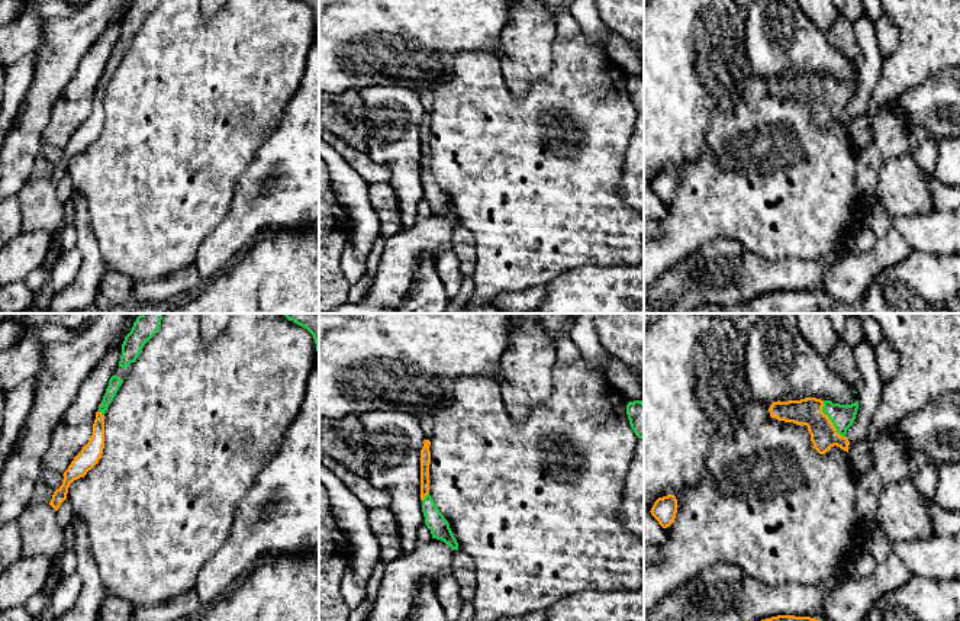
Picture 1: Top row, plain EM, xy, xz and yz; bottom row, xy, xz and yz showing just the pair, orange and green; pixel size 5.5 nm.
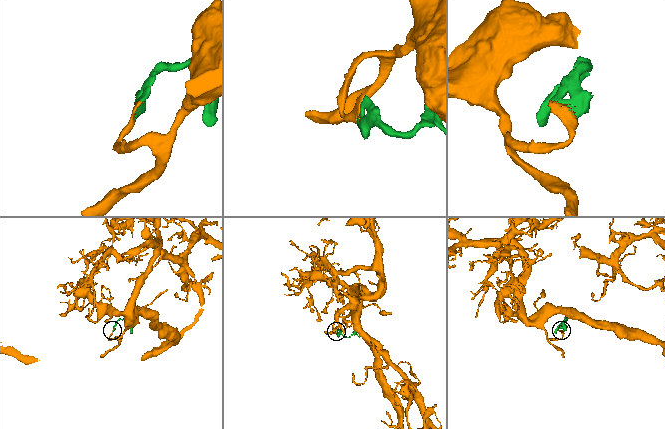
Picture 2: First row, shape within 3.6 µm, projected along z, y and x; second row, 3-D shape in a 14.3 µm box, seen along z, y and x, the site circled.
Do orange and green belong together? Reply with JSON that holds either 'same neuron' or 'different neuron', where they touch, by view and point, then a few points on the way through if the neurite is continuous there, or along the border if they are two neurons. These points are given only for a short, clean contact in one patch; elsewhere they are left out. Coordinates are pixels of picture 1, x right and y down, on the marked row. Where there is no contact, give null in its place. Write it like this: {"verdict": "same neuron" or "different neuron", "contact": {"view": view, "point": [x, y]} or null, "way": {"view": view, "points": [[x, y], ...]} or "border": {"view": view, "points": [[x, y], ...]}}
{"verdict": "same neuron", "contact": {"view": "yz", "point": [830, 420]}}

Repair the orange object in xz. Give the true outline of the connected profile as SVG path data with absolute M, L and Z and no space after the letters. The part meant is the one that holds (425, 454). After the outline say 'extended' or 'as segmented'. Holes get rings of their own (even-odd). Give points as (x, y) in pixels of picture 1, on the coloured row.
M425 440L421 450L421 501L425 524L431 530L432 538L441 540L452 550L458 550L458 543L450 528L448 521L436 508L432 496L429 495L429 451L431 441Z; extended

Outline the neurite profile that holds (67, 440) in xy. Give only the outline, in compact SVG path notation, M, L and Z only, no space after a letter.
M122 347L107 350L81 383L62 421L52 431L49 447L42 458L44 467L64 474L74 457L88 443L93 435L96 412L113 371L119 367L120 357Z

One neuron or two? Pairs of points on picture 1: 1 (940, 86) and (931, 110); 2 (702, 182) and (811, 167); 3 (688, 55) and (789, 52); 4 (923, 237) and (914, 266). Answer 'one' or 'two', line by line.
1: one
2: one
3: two
4: two

